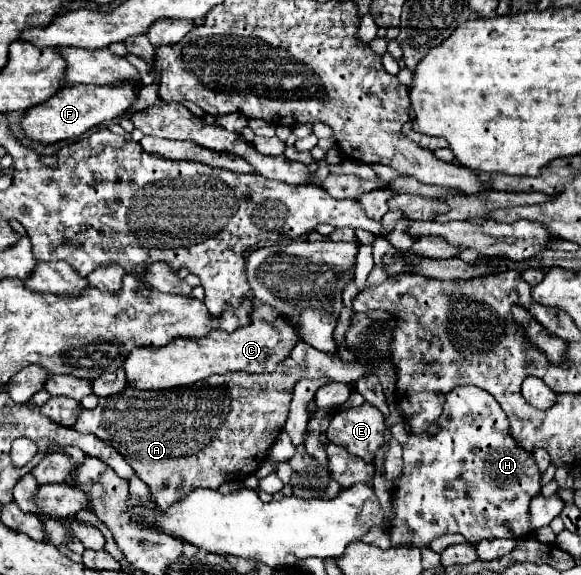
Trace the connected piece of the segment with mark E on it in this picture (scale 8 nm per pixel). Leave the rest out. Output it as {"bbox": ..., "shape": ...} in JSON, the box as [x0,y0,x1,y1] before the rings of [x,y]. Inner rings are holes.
{"bbox":[327,403,385,463],"shape":[[[363,403],[361,407],[339,411],[333,415],[327,437],[337,445],[343,445],[355,457],[371,463],[377,449],[385,443],[385,417],[383,413]]]}

